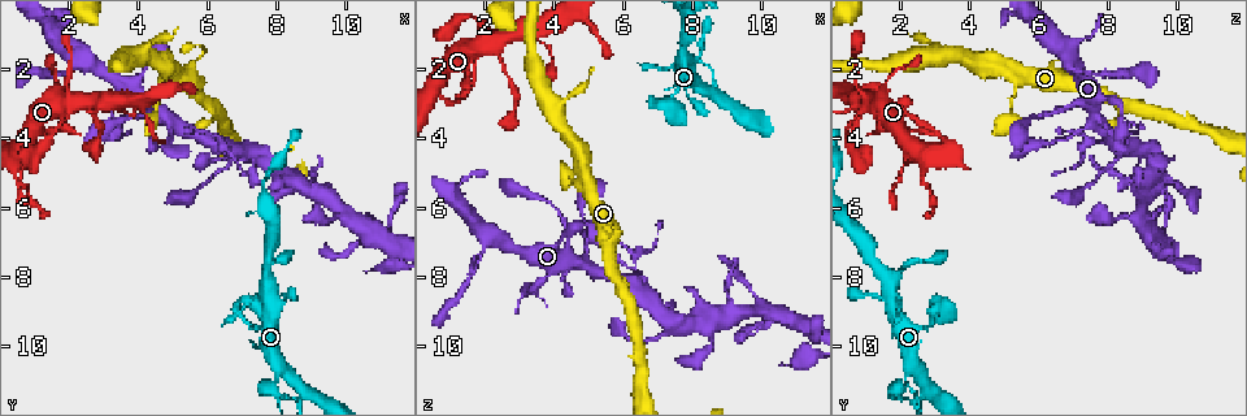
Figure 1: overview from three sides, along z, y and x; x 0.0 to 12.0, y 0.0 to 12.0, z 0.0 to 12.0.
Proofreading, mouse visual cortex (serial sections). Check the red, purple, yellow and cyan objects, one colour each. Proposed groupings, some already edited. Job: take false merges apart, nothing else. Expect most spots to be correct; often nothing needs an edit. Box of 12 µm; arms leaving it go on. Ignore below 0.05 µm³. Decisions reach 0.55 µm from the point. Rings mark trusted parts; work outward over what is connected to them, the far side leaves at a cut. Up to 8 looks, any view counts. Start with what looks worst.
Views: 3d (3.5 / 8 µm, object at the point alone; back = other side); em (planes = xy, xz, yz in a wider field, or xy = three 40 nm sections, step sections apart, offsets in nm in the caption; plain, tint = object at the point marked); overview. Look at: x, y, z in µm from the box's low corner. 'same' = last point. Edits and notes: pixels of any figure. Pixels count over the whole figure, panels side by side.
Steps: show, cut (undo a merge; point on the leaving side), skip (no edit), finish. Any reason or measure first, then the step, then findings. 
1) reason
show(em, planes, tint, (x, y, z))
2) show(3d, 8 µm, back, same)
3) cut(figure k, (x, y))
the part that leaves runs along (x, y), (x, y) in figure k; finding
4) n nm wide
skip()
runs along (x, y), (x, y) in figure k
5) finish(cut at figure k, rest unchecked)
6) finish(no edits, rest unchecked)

small branch off a trunk
show(3d, 8 µm, (2.5, 1.8, 7.0))

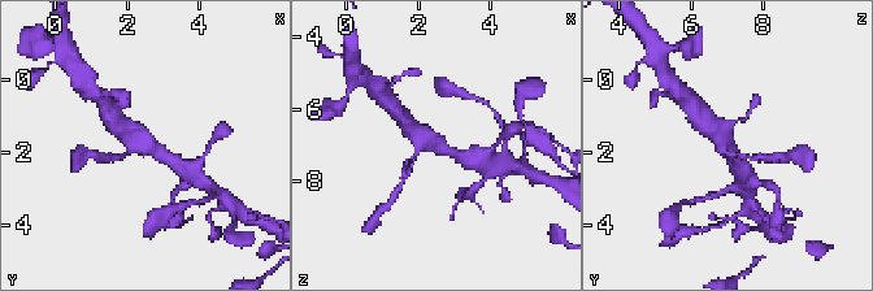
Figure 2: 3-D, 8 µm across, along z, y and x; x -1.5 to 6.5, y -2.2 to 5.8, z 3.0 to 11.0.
show(em, xy, step 5, tint, (2.5, 1.7, 7.0))

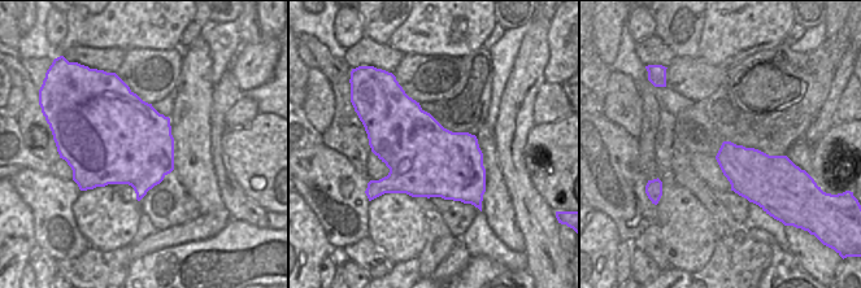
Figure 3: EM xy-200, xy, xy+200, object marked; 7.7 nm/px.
skip()
runs along (172, 161), (146, 147), (118, 122) in figure 2; all the same cell

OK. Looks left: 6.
abrupt turn
show(3d, 3.5 µm, (3.2, 3.7, 8.4))

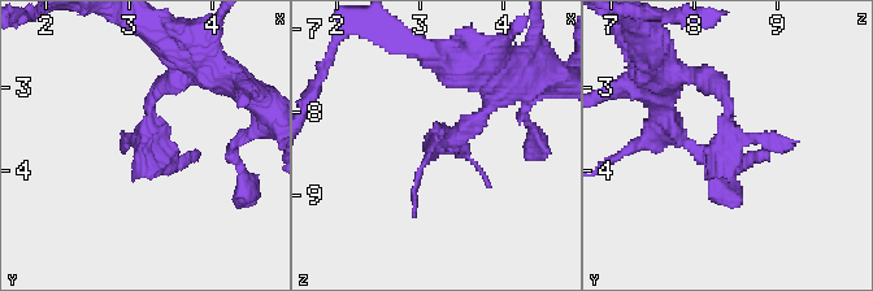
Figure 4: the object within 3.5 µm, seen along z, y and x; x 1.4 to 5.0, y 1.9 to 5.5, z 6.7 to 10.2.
show(em, xy, step 2, tint, (3.20, 3.65, 8.35))

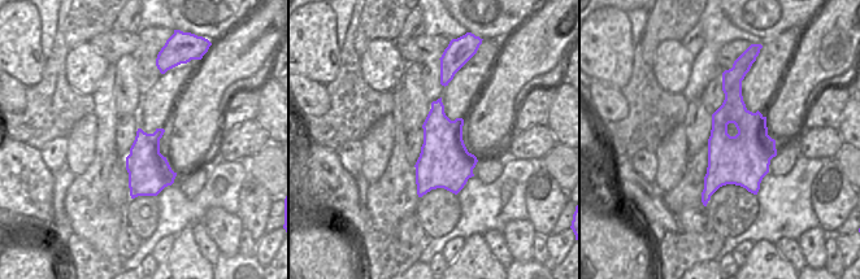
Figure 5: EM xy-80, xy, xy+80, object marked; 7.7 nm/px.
skip()
runs along (706, 79), (729, 111), (725, 159), (769, 151) in figure 4; one cell here

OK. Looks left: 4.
calibre changes
show(3d, 3.5 µm, (8.0, 11.1, 2.2))

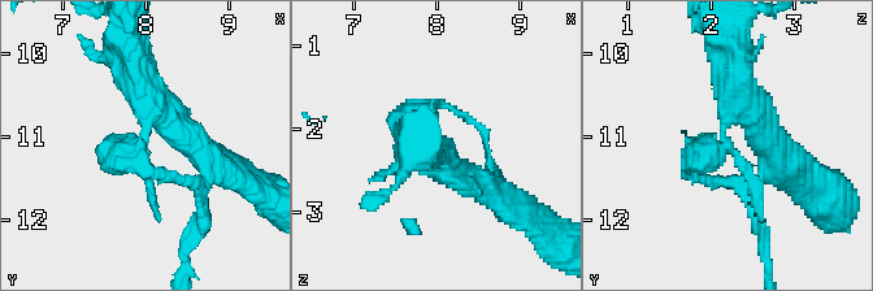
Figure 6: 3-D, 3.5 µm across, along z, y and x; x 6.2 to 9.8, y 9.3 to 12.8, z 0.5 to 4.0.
now the EM
show(em, xy, step 1, tint, (8.00, 11.05, 2.15))

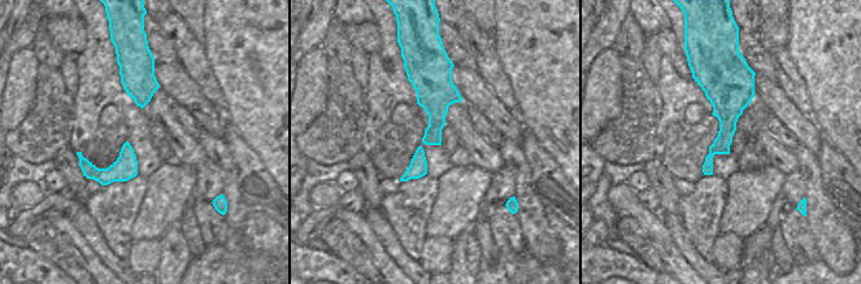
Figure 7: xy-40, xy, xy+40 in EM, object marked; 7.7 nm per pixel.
150 nm wide
skip()
runs along (735, 59), (725, 142), (761, 218) in figure 6; continuous, no second cell

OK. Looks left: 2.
show(3d, 3.5 µm, (2.0, 3.2, 1.0))

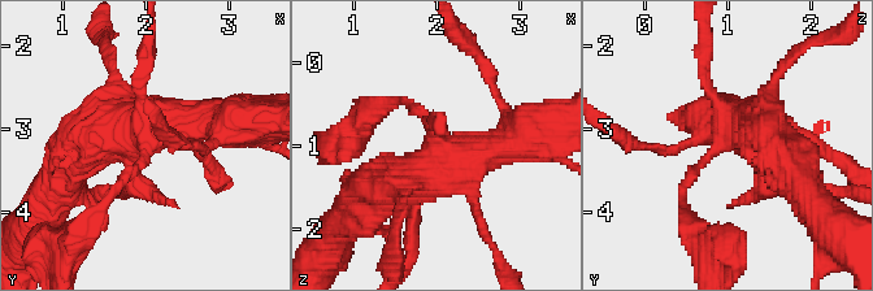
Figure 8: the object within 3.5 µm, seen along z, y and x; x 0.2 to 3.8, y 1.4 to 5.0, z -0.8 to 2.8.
show(em, xy, step 5, tint, (2.00, 3.15, 1.00))

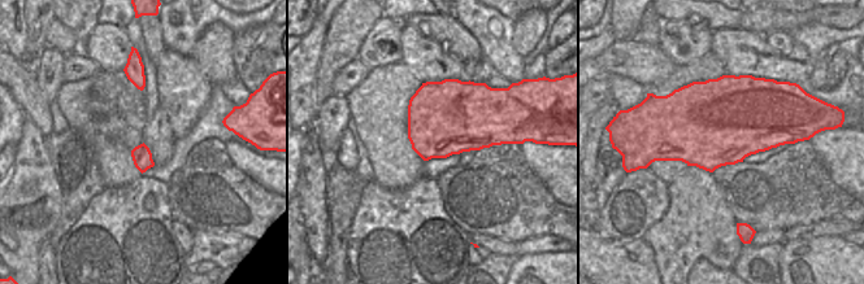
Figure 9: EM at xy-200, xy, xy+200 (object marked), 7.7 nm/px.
cut(figure 8, (412, 226))
two cells meet here

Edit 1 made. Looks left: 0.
finish(cut at figure 8, rest unchecked)

